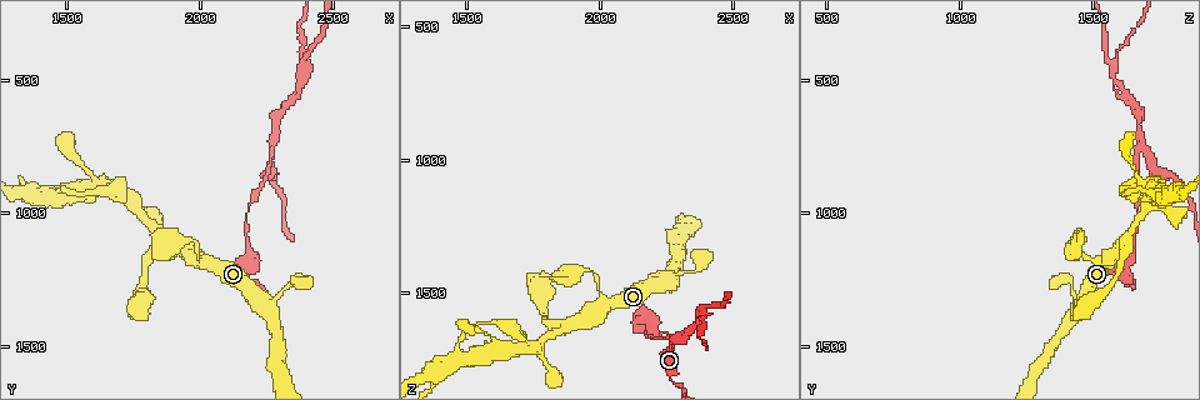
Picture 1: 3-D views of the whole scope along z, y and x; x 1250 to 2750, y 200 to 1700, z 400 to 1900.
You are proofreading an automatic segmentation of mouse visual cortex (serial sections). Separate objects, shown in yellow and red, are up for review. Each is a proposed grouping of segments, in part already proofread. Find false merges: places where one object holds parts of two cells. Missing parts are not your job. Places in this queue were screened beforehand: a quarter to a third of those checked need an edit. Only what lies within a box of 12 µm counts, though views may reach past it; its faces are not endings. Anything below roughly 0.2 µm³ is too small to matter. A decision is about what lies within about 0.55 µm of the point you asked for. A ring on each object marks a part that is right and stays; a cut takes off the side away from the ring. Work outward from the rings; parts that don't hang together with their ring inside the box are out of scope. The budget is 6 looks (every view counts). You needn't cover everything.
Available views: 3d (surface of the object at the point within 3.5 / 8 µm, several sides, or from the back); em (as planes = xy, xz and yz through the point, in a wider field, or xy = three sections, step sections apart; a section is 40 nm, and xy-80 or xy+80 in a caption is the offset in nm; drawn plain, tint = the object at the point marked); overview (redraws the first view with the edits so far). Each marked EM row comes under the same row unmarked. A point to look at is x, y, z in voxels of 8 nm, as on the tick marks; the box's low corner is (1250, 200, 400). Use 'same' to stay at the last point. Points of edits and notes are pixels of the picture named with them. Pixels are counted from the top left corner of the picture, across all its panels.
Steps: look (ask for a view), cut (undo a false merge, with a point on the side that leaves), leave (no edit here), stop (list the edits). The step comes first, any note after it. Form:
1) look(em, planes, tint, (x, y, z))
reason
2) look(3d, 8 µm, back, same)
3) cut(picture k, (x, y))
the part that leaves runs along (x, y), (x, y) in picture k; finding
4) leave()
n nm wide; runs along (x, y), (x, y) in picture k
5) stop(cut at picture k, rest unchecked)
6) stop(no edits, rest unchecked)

look(3d, 3.5 µm, (1880, 1100, 1620))
two arms in line, one across

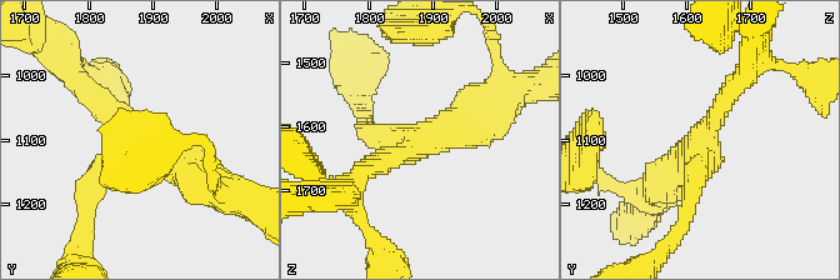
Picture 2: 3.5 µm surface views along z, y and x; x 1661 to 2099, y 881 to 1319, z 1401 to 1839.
look(em, xy, step 1, tint, (1885, 1100, 1625))

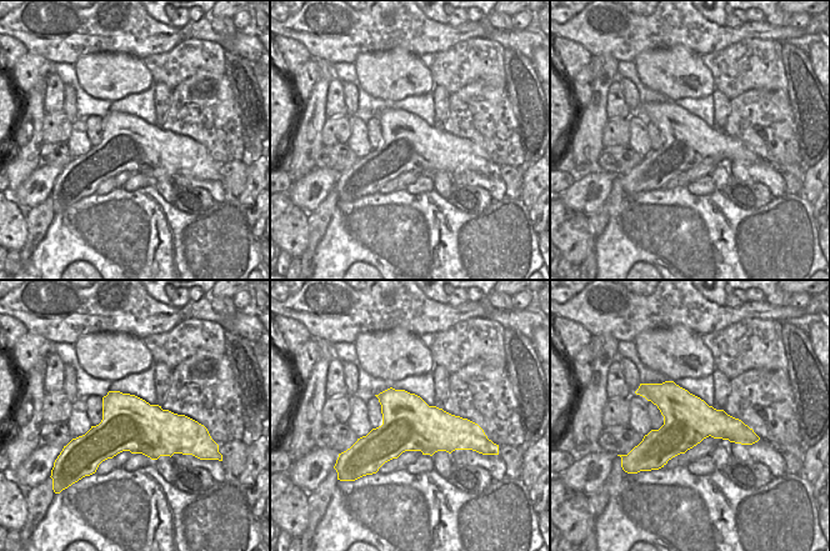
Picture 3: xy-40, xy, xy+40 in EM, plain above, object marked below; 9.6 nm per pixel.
leave()
arms of 250, 300, 450 nm; runs along (206, 184), (80, 88) in picture 2; all the same cell

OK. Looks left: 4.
look(3d, 3.5 µm, (2270, 740, 1660))
abrupt turn

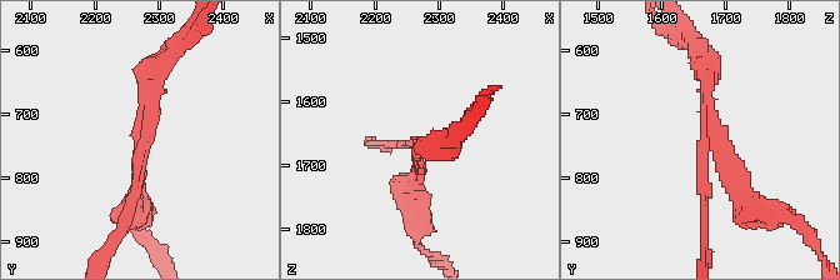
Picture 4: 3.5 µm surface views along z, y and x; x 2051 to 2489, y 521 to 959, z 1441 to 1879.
look(em, xy, step 5, tint, (2270, 750, 1670))
now the EM

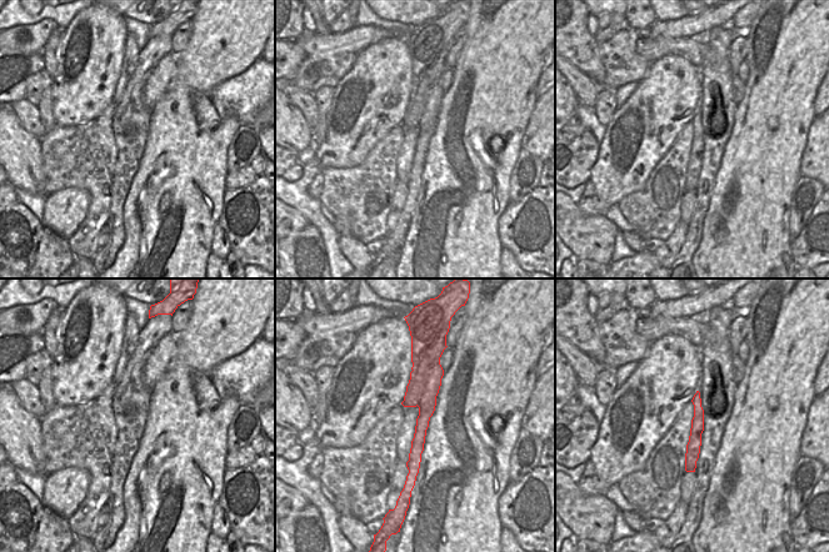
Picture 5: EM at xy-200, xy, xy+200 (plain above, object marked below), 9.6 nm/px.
cut(picture 4, (705, 193))
a second cell is stuck on

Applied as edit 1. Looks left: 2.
stop(cut at picture 4, rest unchecked)

